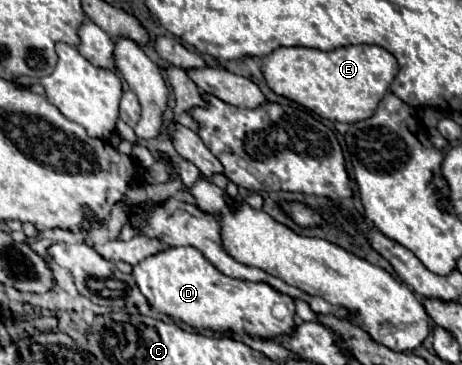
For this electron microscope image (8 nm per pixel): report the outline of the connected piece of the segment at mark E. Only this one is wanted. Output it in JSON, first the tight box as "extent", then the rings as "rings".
{"extent":[262,44,396,122],"rings":[[[370,44],[342,46],[330,52],[296,48],[296,52],[272,52],[262,58],[262,74],[274,94],[294,100],[332,122],[358,122],[370,118],[380,98],[388,92],[396,72],[396,58],[388,50]]]}

